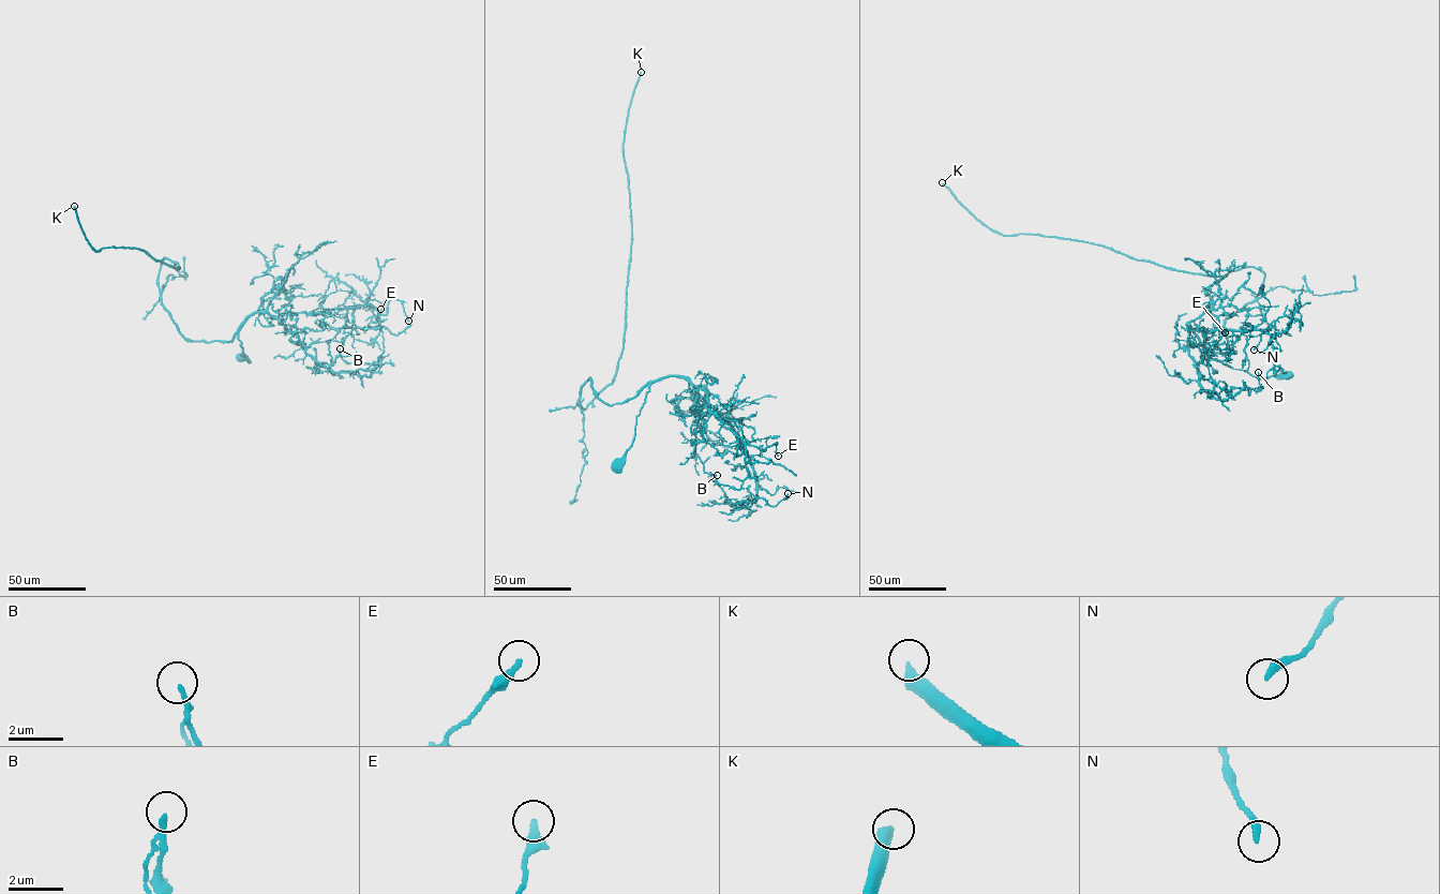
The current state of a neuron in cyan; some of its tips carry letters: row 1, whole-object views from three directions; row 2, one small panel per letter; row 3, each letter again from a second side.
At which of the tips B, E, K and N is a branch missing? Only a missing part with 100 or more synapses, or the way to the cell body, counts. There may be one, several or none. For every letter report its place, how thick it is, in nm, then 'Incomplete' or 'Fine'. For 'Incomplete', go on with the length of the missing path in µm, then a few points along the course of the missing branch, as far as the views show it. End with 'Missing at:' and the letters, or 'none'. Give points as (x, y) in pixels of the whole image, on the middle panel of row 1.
B: Place: (717, 475). Thickness 160 nm. Fine
E: Place: (778, 456). Thickness 320 nm. Fine
K: Place: (641, 72). Thickness 380 nm. Incomplete. Missing length about 300 µm
N: Place: (788, 493). Thickness 280 nm. Fine
Missing at: K

